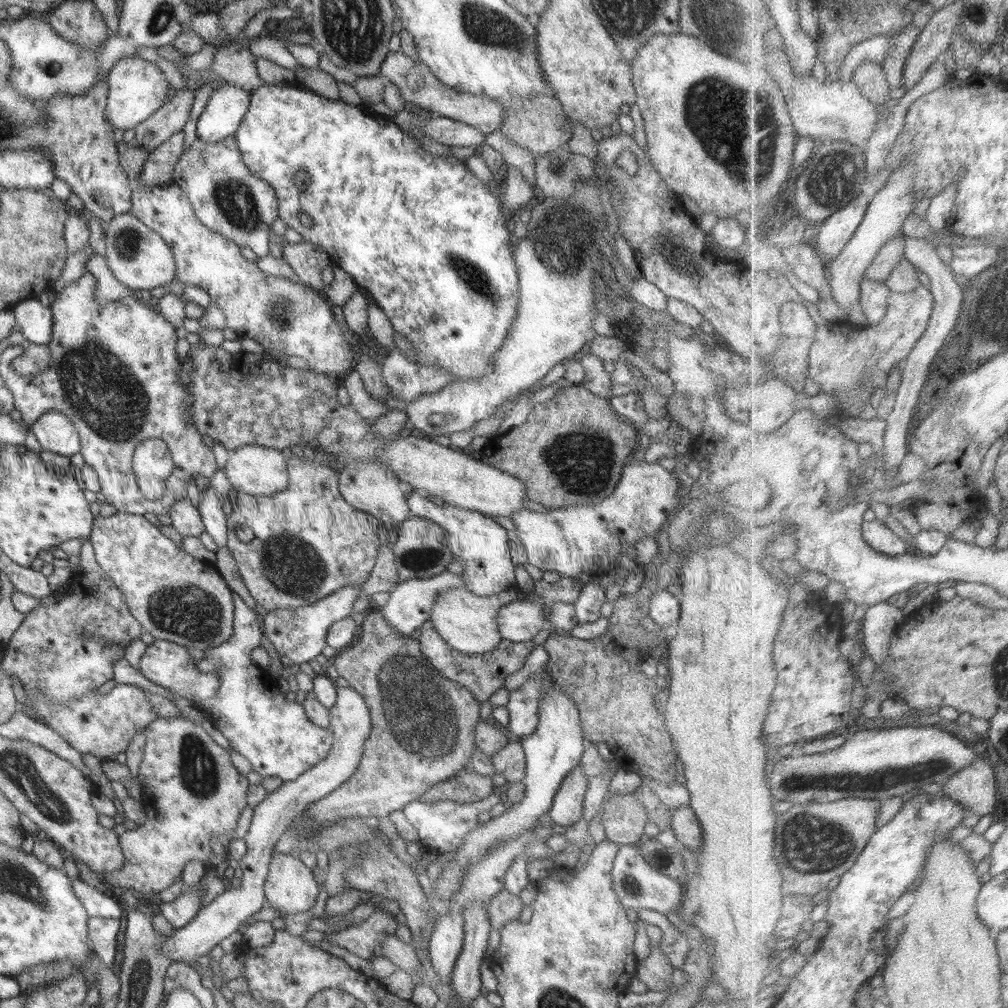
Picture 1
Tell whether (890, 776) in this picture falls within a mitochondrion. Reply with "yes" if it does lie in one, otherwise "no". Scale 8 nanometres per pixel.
yes

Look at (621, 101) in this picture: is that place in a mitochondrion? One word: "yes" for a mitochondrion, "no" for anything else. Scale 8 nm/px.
no

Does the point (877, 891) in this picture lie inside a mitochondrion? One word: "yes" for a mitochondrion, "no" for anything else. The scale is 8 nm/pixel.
no

